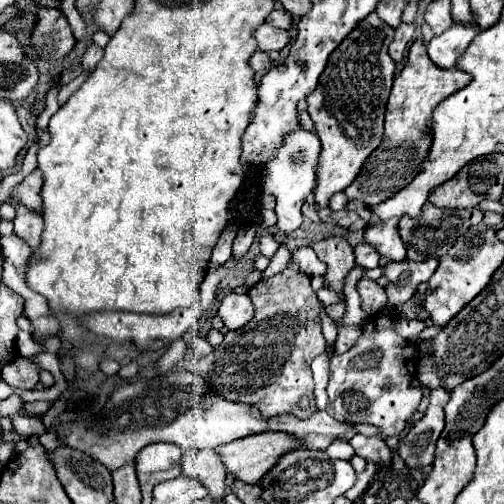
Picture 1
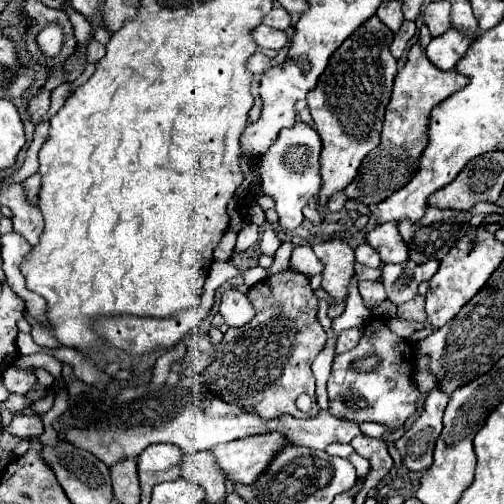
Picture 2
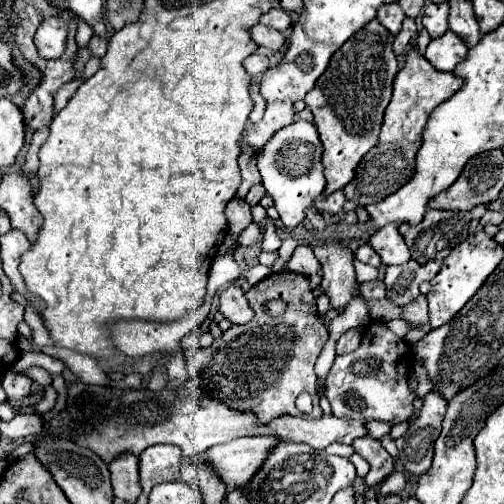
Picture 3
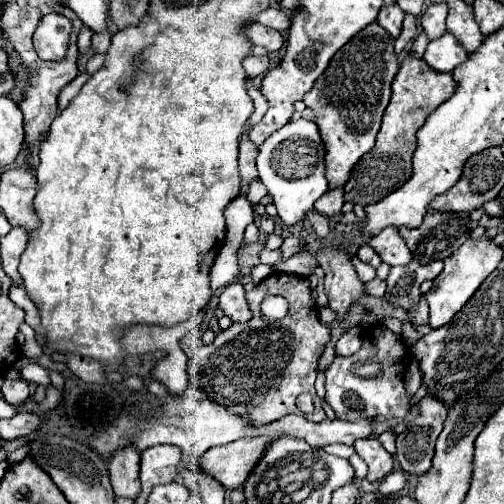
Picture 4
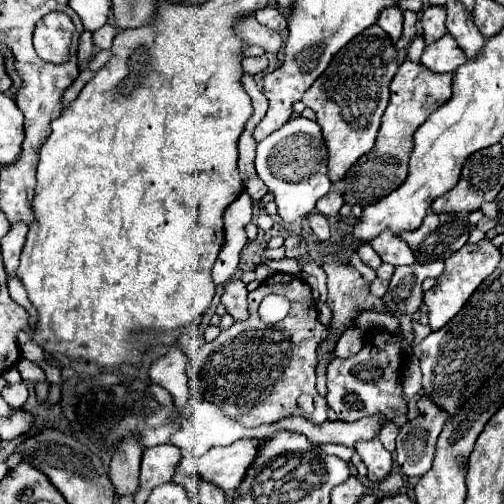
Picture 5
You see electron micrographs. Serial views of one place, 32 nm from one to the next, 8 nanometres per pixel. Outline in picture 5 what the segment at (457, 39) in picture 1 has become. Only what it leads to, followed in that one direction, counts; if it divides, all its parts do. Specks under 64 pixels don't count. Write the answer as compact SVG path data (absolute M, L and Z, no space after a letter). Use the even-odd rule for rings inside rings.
M446 34L434 44L428 44L422 54L422 64L430 68L432 72L454 72L460 64L464 64L468 58L464 56L464 50L456 44L456 40Z

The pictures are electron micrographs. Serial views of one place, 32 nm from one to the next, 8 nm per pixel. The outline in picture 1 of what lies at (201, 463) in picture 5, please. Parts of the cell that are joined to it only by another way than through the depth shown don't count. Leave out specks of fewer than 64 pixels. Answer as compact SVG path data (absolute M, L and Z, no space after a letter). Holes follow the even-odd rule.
M264 432L264 434L256 434L256 436L248 436L244 440L236 440L236 442L228 442L220 448L216 448L222 456L222 462L226 466L226 472L230 472L234 478L238 480L244 480L246 484L256 484L266 472L272 470L272 466L276 466L276 462L292 452L292 450L298 450L298 448L304 448L304 442L302 438L298 436L292 436L292 434L286 434L286 432Z

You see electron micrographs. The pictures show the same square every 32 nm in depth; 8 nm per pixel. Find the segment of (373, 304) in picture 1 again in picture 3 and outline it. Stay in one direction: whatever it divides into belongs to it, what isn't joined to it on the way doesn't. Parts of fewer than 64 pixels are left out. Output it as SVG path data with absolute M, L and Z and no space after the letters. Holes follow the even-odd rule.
M382 280L362 282L362 284L360 284L360 292L362 292L362 298L366 298L366 300L380 300L380 298L386 296L386 292L384 292L384 282L382 282Z

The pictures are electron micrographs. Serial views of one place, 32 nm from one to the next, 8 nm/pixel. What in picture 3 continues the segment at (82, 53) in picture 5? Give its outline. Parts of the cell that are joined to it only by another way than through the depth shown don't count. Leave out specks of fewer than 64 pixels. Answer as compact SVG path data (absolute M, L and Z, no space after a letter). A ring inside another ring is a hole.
M74 16L74 20L78 22L78 30L76 30L76 42L78 42L78 46L80 48L86 48L86 44L90 42L90 38L92 38L92 28L90 28L90 24L86 24L82 18L78 18L78 16Z

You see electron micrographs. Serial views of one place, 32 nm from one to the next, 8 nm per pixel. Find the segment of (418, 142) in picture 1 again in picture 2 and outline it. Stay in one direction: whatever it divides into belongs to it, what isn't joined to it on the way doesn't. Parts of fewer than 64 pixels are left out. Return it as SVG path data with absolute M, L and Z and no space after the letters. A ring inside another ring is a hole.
M416 42L410 52L404 68L394 78L394 88L390 102L386 106L386 118L384 118L384 130L382 130L382 142L376 146L360 166L360 172L356 174L356 180L344 190L344 194L350 200L360 200L366 206L378 204L398 192L402 186L406 186L418 172L420 156L428 144L428 124L430 124L430 112L436 104L452 96L456 90L464 88L468 84L468 78L456 70L440 70L436 68L420 42Z

